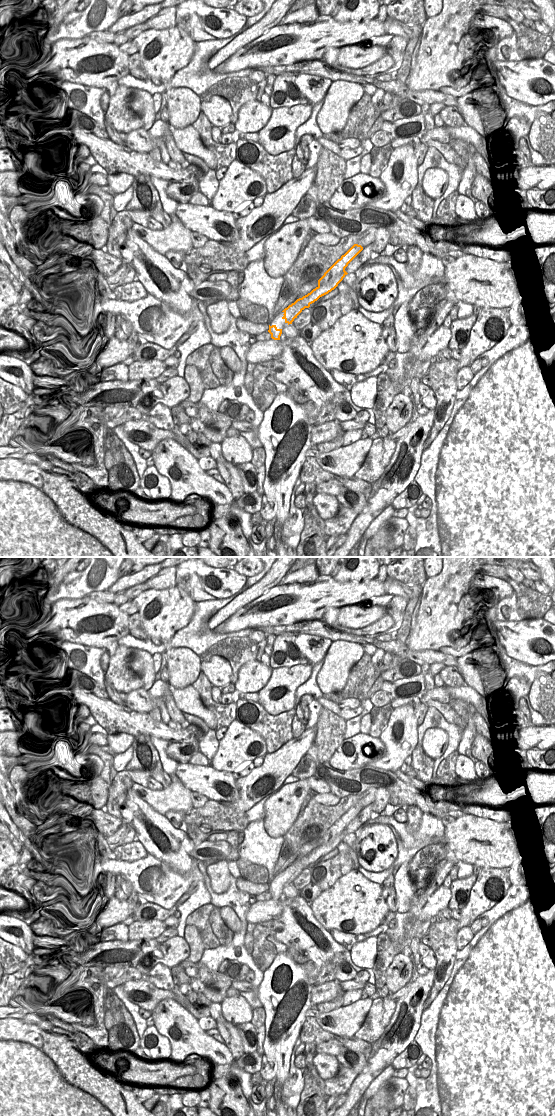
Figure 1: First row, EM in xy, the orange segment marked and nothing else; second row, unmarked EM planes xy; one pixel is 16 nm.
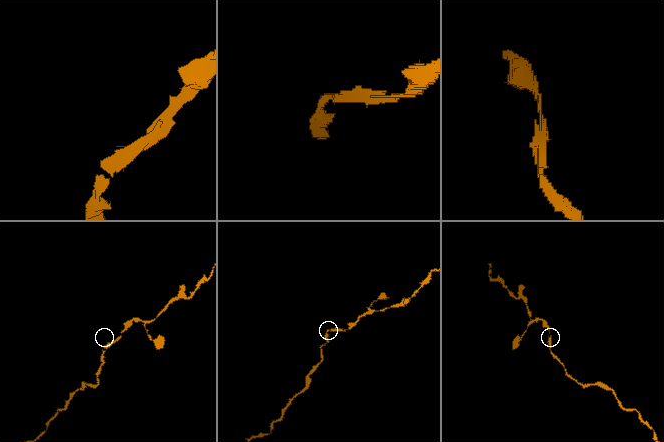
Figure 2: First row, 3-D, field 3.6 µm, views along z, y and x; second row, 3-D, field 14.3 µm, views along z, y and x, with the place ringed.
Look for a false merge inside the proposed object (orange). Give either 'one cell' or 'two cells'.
two cells

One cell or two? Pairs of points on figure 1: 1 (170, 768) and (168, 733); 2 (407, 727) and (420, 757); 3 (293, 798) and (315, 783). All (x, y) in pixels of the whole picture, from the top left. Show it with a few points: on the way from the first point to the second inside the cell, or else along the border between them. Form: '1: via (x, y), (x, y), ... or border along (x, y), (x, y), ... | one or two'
1: border along (151, 736), (174, 740) | two
2: border along (417, 744), (410, 754) | two
3: border along (305, 779), (311, 790) | two

